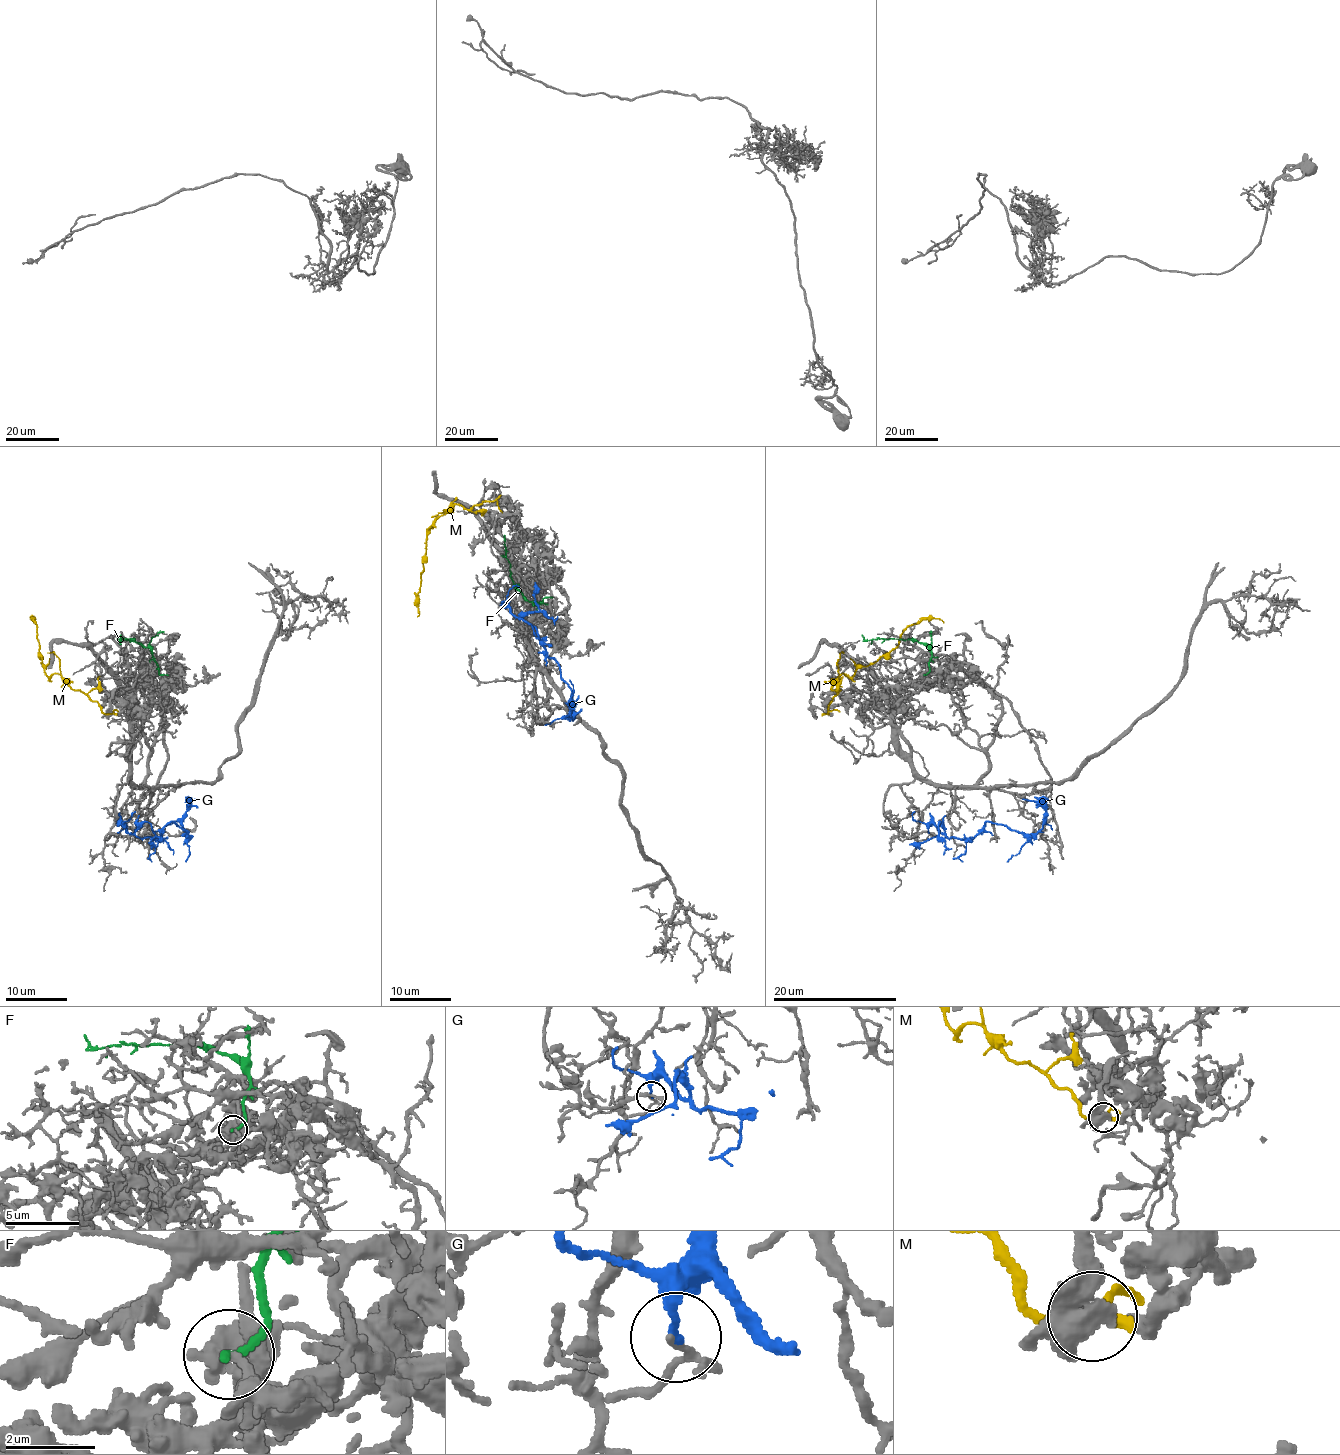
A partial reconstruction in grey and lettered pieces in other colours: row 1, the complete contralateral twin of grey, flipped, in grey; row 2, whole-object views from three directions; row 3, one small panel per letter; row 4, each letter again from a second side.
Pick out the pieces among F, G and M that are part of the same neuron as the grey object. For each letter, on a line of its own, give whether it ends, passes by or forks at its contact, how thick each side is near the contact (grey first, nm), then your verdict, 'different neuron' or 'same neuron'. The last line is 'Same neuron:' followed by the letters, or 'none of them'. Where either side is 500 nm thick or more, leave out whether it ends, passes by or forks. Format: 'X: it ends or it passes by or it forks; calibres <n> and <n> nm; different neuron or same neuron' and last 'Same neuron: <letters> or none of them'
F: it ends; calibres 200 and 220 nm; different neuron
G: it ends; calibres 100 and 160 nm; different neuron
M: it passes by; calibres 240 and 220 nm; different neuron
Same neuron: none of them

